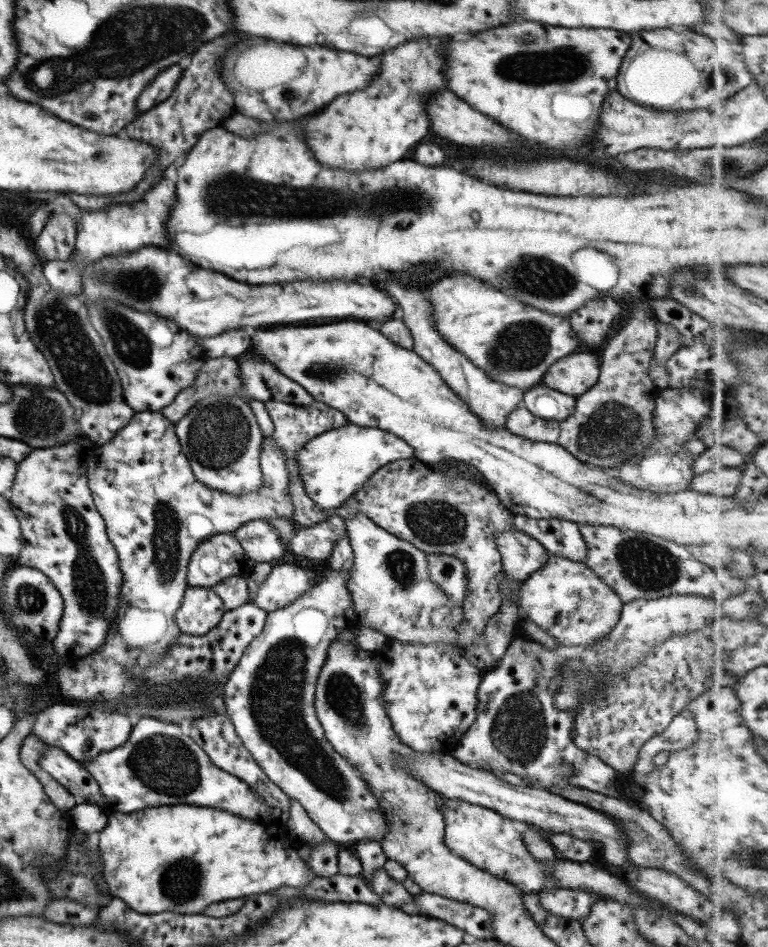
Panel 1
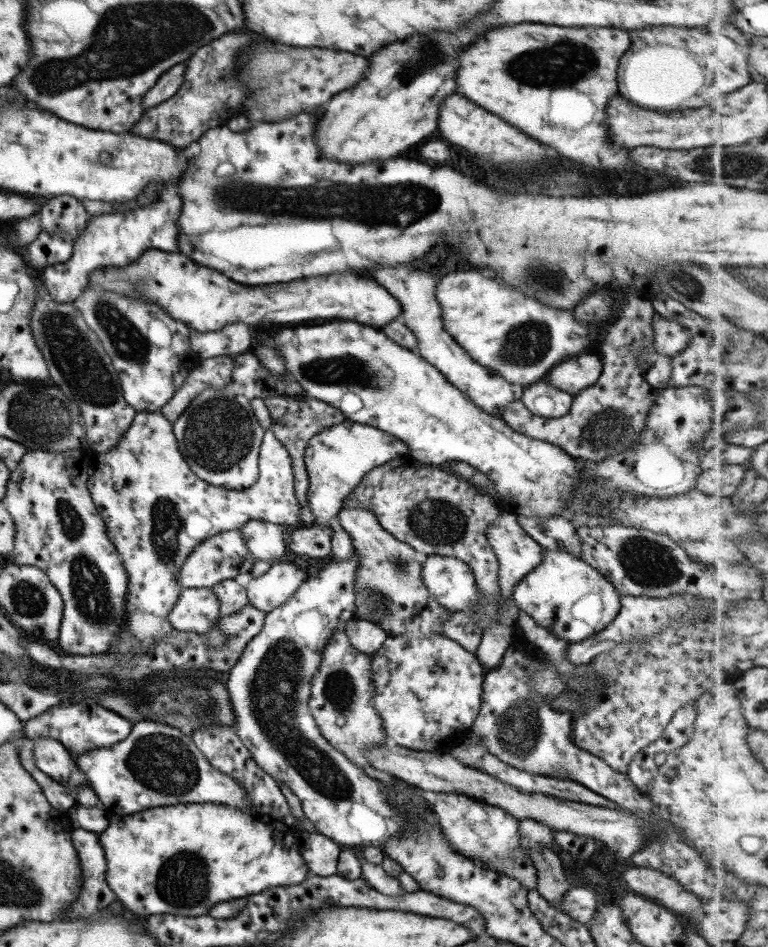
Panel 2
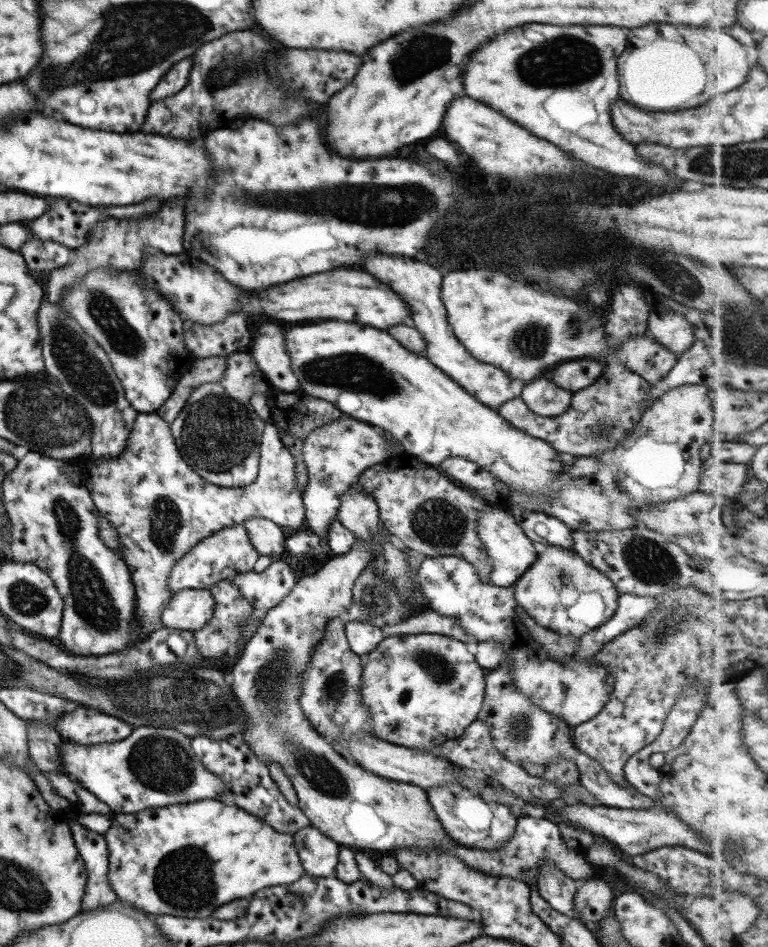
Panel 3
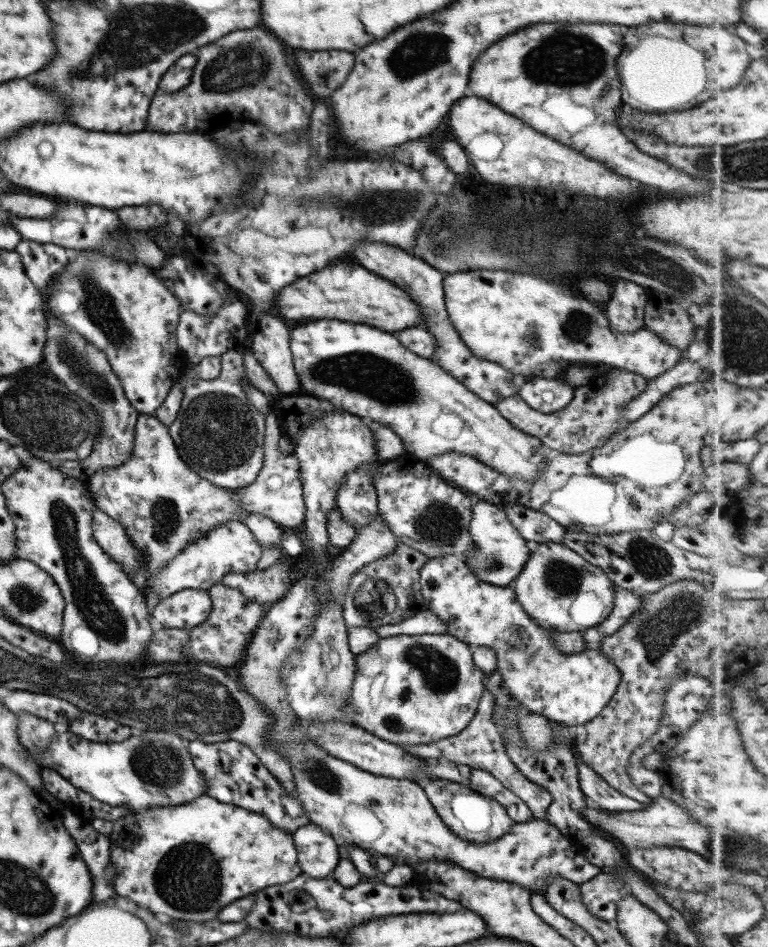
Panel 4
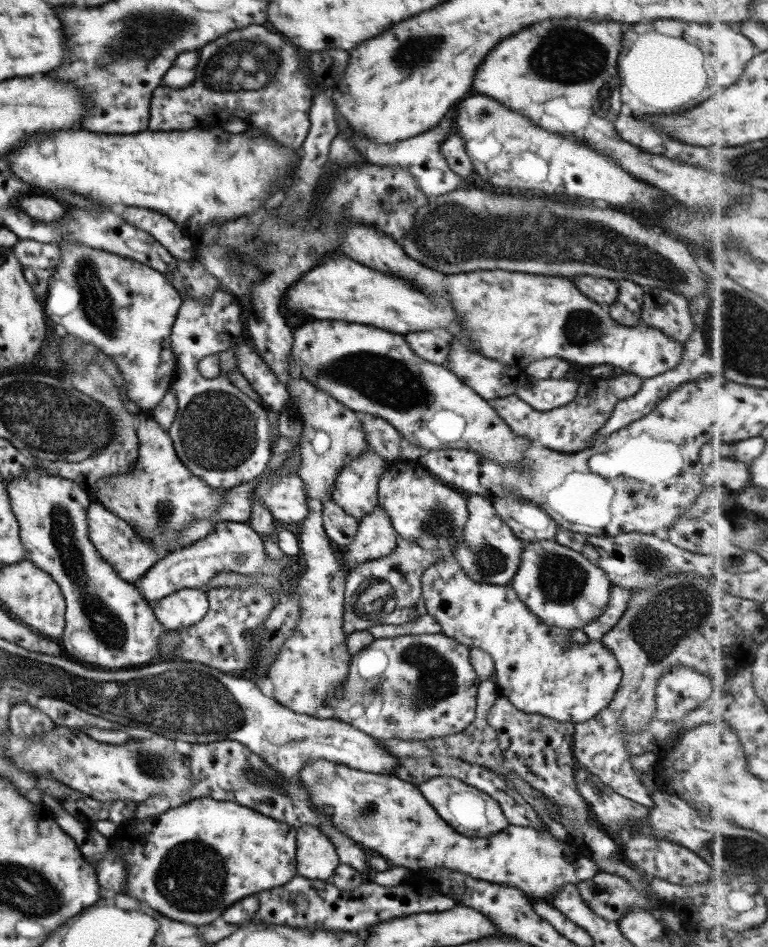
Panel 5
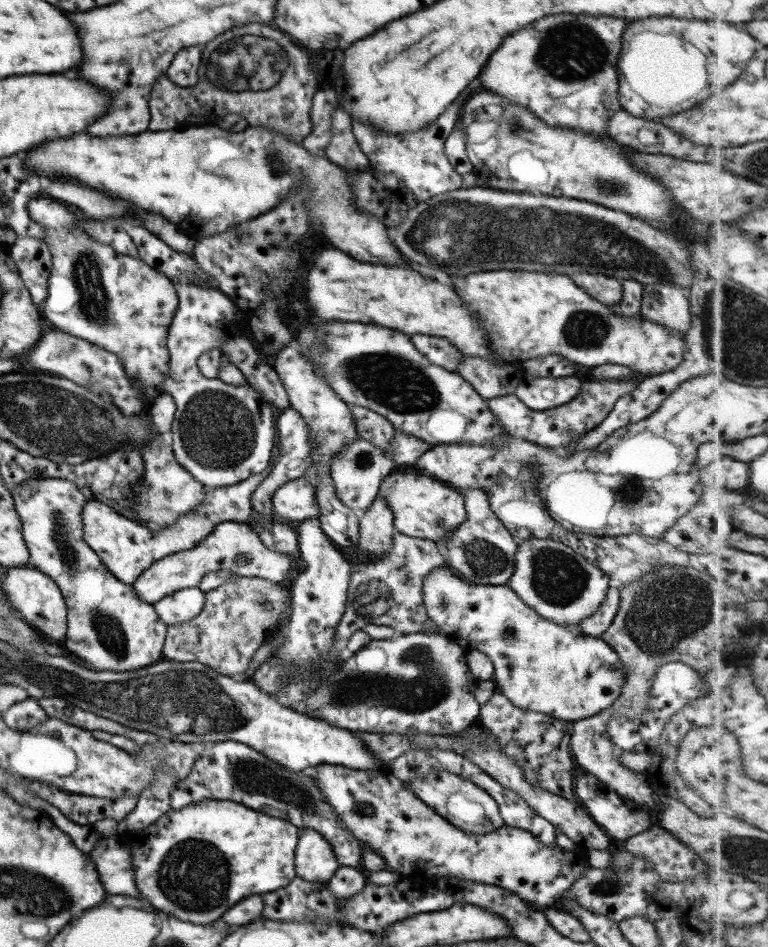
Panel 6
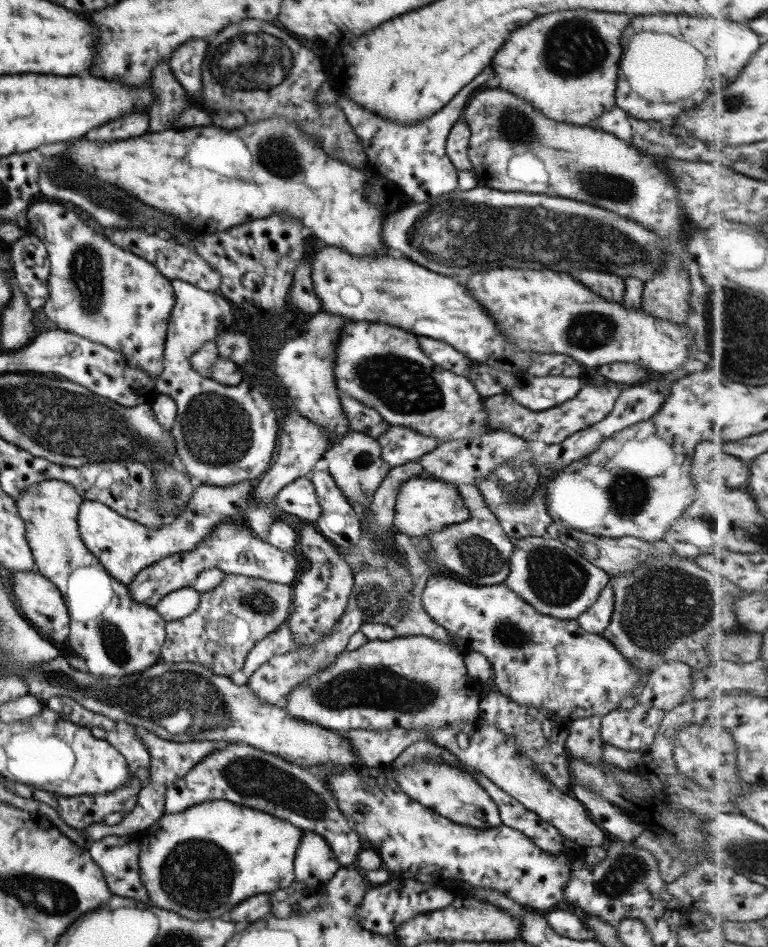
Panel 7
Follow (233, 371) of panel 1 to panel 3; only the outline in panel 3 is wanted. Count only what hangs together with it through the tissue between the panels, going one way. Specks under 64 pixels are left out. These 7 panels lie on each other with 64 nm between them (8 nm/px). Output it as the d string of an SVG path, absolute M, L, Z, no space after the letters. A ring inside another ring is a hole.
M225 357L194 360L191 368L176 382L167 400L155 413L165 422L170 423L177 416L194 388L197 388L199 384L217 382L223 377L223 371L225 371Z

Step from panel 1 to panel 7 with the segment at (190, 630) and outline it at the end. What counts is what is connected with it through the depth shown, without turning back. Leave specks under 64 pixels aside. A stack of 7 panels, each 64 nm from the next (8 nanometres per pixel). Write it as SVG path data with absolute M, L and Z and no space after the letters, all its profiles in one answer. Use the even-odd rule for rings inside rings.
M183 587L163 596L155 604L157 614L166 622L179 620L197 608L200 592L193 587Z

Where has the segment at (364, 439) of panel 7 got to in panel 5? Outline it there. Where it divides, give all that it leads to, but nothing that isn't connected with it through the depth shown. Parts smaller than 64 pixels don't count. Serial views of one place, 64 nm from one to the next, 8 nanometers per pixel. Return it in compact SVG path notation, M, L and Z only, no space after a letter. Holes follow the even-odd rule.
M368 446L336 474L332 501L357 521L376 507L378 478L391 461L377 456Z

